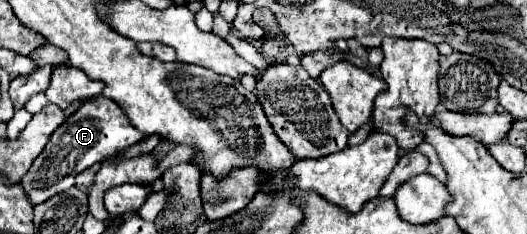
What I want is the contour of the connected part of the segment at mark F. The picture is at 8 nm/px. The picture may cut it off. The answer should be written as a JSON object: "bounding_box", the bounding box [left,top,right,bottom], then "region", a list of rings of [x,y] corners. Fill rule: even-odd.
{"bounding_box":[20,95,144,205],"region":[[[100,95],[84,103],[64,125],[60,125],[52,133],[50,141],[46,143],[42,153],[34,159],[30,171],[22,177],[20,185],[26,189],[26,197],[30,197],[30,203],[40,205],[50,197],[68,191],[74,185],[74,177],[84,169],[104,161],[106,157],[118,151],[124,151],[126,147],[138,143],[140,139],[144,139],[144,135],[138,133],[134,125],[130,125],[122,109],[114,101]]]}

